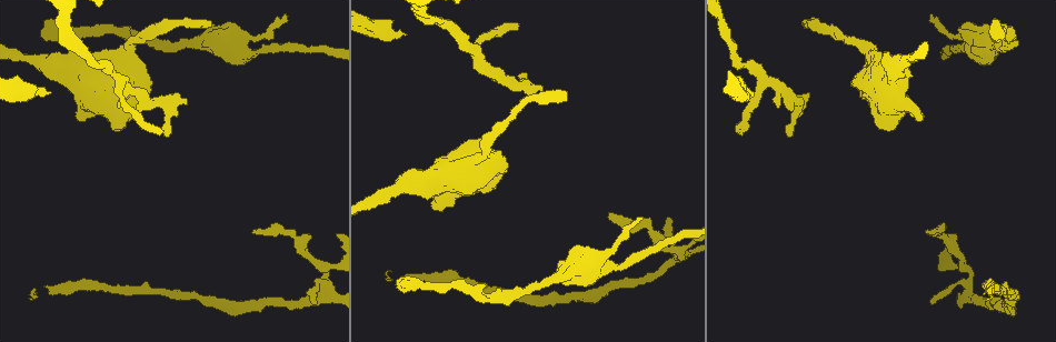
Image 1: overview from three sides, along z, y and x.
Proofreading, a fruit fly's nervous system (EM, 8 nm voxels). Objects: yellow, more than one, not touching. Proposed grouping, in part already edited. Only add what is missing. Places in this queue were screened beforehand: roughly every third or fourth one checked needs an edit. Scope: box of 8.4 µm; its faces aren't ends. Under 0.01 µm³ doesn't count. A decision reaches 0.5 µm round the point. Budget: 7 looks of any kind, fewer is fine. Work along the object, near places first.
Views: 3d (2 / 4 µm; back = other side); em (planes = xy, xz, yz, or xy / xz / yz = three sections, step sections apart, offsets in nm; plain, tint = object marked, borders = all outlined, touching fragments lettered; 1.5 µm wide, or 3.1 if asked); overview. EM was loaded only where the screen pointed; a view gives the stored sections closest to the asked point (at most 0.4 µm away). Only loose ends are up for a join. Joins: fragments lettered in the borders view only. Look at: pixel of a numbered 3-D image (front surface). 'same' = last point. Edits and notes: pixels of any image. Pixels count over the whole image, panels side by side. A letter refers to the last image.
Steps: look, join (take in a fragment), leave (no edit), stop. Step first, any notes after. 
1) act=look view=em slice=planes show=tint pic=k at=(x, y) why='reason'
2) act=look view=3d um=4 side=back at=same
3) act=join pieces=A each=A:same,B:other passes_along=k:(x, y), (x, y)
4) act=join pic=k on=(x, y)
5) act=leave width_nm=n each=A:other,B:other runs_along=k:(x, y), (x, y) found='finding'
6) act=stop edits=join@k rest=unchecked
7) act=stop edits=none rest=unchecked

act=look view=3d um=2 side=back pic=1 at=(215, 31) why='branch stops here'

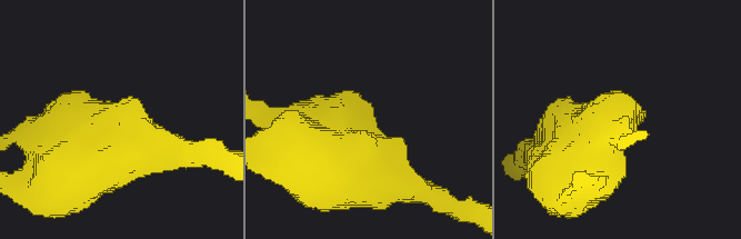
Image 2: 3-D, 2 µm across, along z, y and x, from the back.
act=look view=em slice=xy step=4 show=borders pic=2 at=(367, 104)

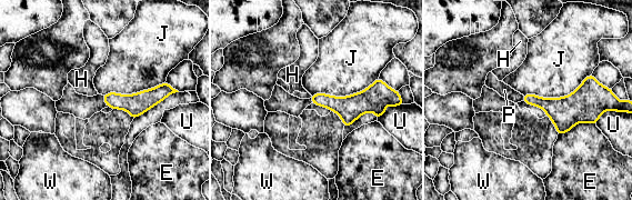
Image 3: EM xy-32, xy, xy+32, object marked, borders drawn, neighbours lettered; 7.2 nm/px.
act=look view=em slice=planes show=borders at=same why='another direction'

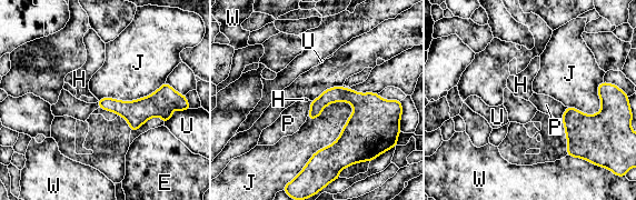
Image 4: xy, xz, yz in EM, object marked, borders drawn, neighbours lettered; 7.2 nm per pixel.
act=leave each=E:other,H:other,J:other,P:other,U:other,W:other border=4:(348, 101), (340, 134), (295, 177) found='no lettered fragment goes on from it'

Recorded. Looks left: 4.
act=look view=3d um=2 side=back pic=1 at=(184, 99) why='an open end'

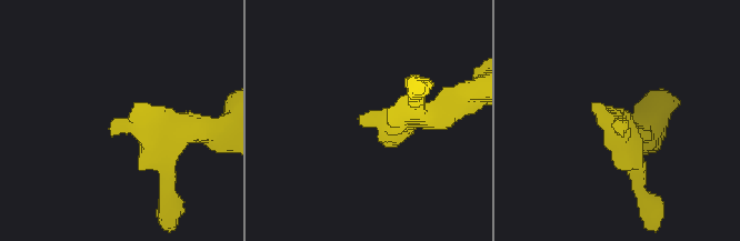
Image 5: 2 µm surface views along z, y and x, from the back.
act=look view=em slice=xz step=4 show=borders pic=5 at=(114, 121)

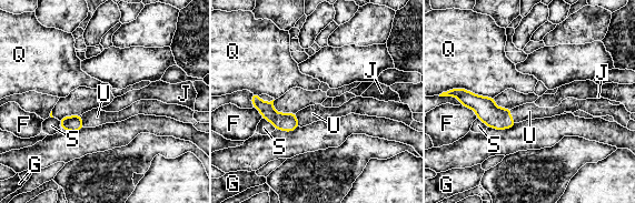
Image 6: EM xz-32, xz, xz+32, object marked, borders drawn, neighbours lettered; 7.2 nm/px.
act=join pieces=U each=F:other,G:other,J:other,Q:other,S:other,U:same passes_along=6:(288, 122), (296, 120), (313, 113) found='it goes on there'

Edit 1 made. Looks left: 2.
act=look view=overview why='redraw'

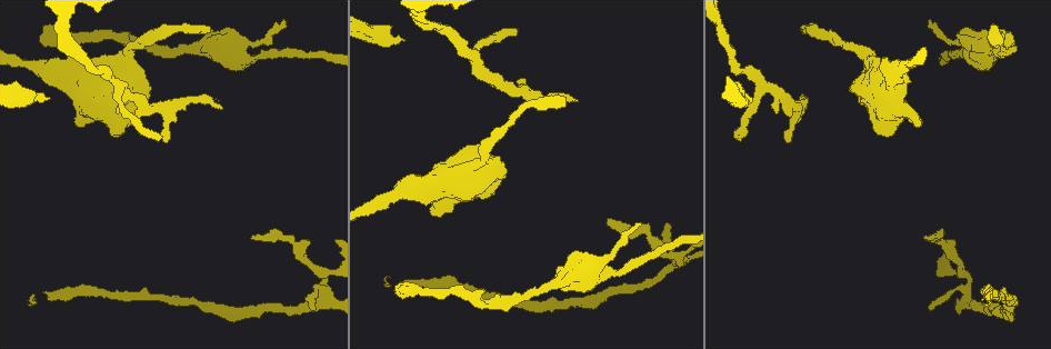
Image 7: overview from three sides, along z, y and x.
act=look view=em slice=planes show=borders pic=7 at=(640, 225) why='thin end'

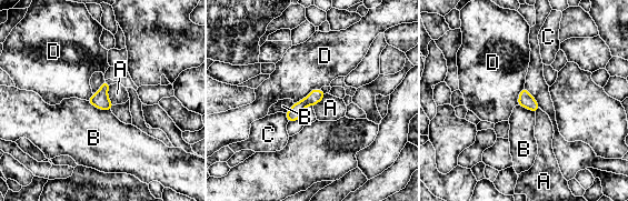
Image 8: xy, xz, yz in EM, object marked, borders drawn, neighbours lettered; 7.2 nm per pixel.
act=leave width_nm=100 each=A:other,B:other,C:other,D:other runs_along=8:(320, 94), (306, 101), (290, 118) found='no lettered fragment goes on from it'

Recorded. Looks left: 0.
act=stop edits=join@6 rest=unchecked

